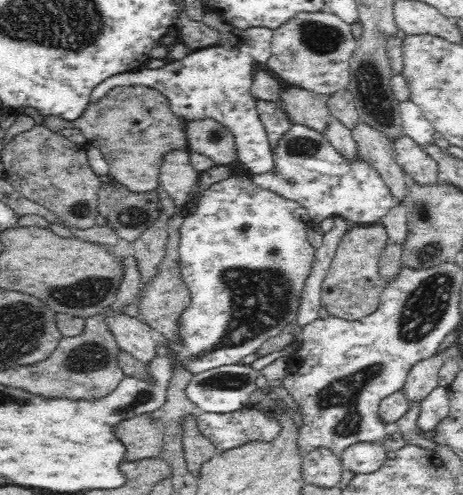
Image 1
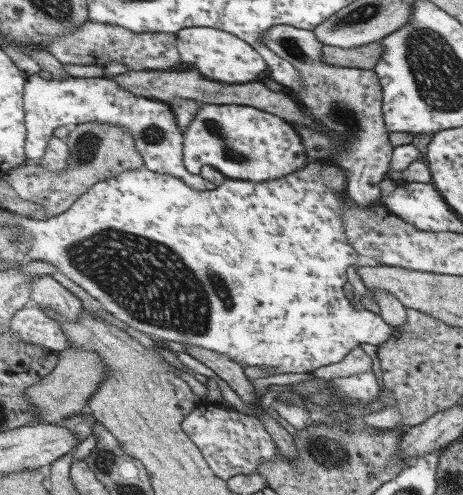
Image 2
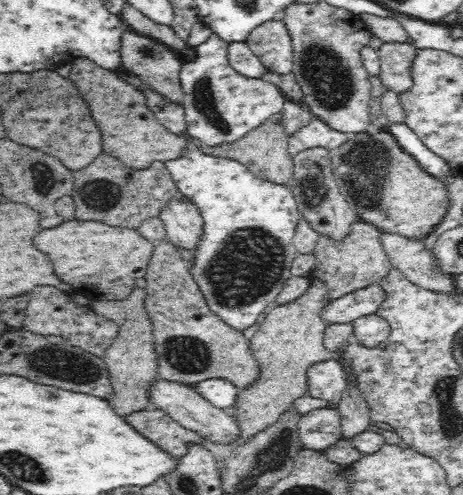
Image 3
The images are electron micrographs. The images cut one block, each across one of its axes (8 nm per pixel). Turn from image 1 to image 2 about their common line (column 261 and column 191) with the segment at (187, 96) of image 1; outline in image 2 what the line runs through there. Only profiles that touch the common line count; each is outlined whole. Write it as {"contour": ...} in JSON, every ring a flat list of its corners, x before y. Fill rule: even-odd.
{"contour":[[187,26,175,32,175,52,179,62,193,64,193,68,201,74,203,80,233,86,233,84,249,84,257,82,263,72,267,72,267,64,263,62,261,54,253,50,251,44,245,44,241,38,215,28,201,28,201,26],[197,102,197,112,191,114,189,126,183,130,183,158,187,158,187,170,199,174,203,166,219,170,223,176,245,182,265,182,283,178,297,172,303,166,305,154,301,138,295,128,279,116,261,112,251,106,217,106]]}

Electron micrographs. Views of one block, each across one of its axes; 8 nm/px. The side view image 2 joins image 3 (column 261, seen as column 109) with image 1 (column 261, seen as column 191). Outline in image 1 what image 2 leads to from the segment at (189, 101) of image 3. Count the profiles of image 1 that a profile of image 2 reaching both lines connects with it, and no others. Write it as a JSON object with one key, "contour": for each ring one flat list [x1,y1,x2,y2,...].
{"contour":[[294,124,288,134,272,146,276,170,270,174,250,174,250,180,286,200,298,202,312,224,322,224,326,218,346,216,360,226,374,226,396,208,400,202,392,196,382,176,364,160,344,158,324,136,324,132]]}

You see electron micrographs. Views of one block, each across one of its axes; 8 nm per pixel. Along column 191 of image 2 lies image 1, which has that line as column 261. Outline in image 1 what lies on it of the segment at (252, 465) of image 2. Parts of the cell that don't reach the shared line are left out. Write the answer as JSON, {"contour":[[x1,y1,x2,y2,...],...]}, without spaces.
{"contour":[[236,410,232,414,202,412,196,416,200,434,218,450,228,452,246,444,272,444,282,434,282,424,260,410]]}

